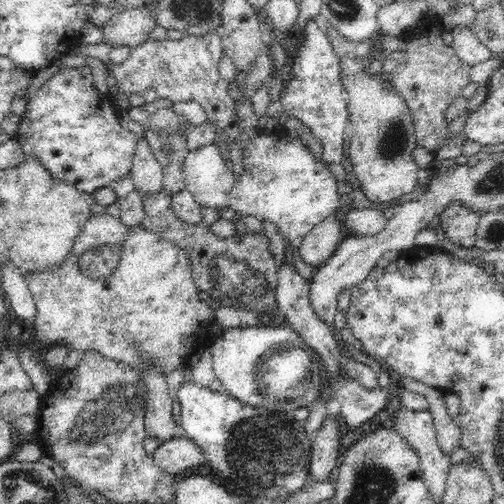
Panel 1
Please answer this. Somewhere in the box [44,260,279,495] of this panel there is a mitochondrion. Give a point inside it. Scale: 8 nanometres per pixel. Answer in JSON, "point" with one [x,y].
{"point":[116,407]}

